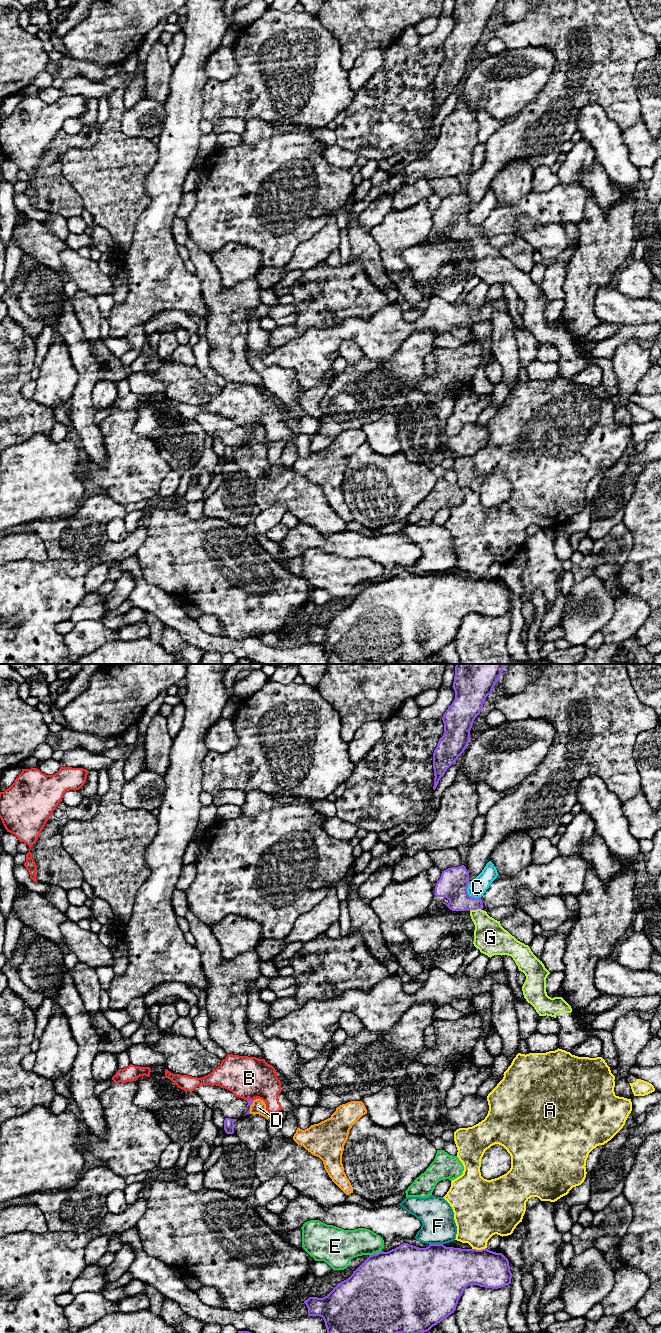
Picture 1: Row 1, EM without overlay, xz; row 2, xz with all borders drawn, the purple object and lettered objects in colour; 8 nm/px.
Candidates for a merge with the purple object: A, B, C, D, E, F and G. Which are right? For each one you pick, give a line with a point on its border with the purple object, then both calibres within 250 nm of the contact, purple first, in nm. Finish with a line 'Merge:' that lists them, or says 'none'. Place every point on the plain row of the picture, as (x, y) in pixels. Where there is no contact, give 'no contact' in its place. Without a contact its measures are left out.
G: contact xz (475, 237); calibres 220 and 260 nm
Merge: G

